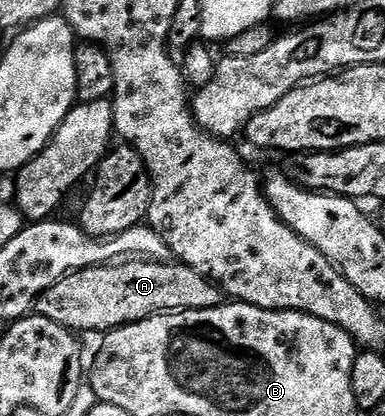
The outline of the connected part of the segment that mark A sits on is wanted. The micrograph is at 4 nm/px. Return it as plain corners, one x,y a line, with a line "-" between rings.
119,260
113,264
74,270
64,276
38,297
36,312
48,320
56,320
56,324
72,332
109,332
151,318
153,314
216,308
223,302
222,289
191,266
174,260

